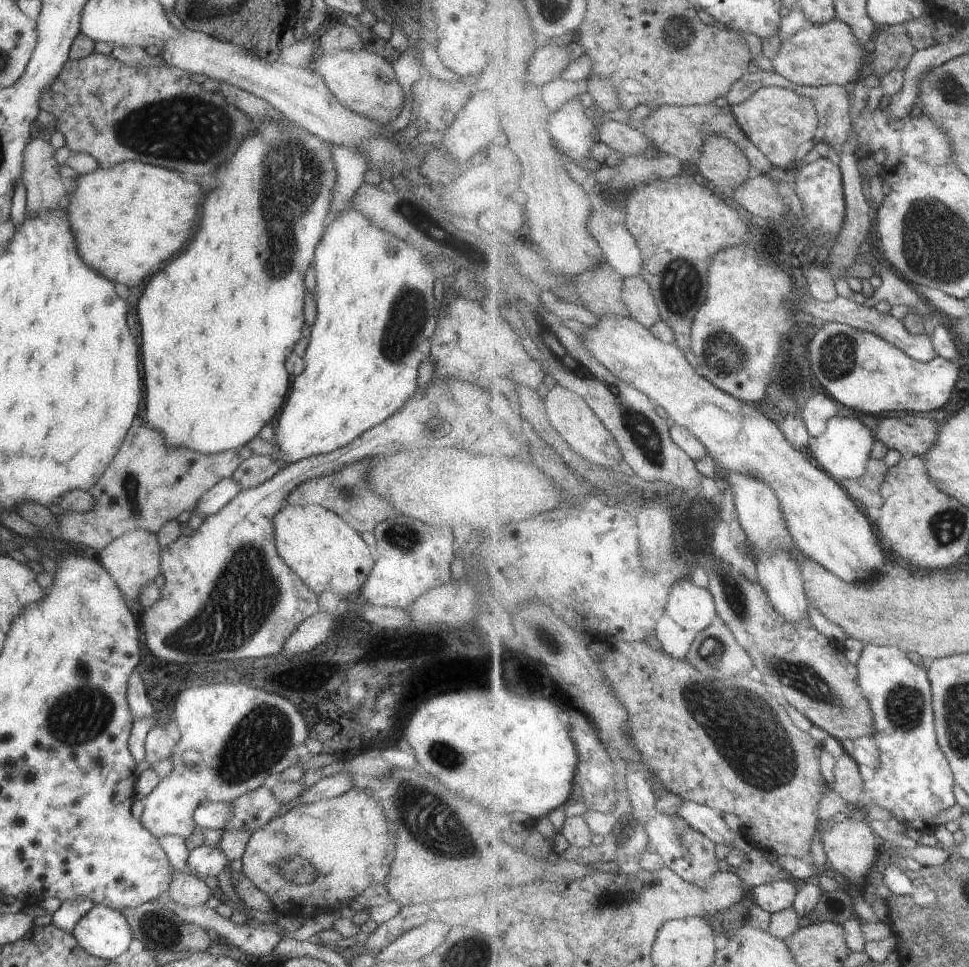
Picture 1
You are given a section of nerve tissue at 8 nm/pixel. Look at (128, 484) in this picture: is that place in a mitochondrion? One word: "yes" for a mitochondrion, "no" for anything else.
yes

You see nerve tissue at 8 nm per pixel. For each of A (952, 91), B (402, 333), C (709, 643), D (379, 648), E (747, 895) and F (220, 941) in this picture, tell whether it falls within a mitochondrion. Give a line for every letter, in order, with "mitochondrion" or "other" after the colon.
A: mitochondrion
B: mitochondrion
C: mitochondrion
D: other
E: other
F: other

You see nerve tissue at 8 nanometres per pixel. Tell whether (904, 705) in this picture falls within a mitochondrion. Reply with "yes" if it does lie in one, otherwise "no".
yes

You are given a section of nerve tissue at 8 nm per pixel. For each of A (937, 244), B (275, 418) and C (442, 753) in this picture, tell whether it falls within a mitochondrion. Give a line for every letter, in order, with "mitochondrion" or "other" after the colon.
A: mitochondrion
B: other
C: mitochondrion

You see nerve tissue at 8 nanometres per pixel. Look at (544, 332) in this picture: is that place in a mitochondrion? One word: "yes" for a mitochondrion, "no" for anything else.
yes

